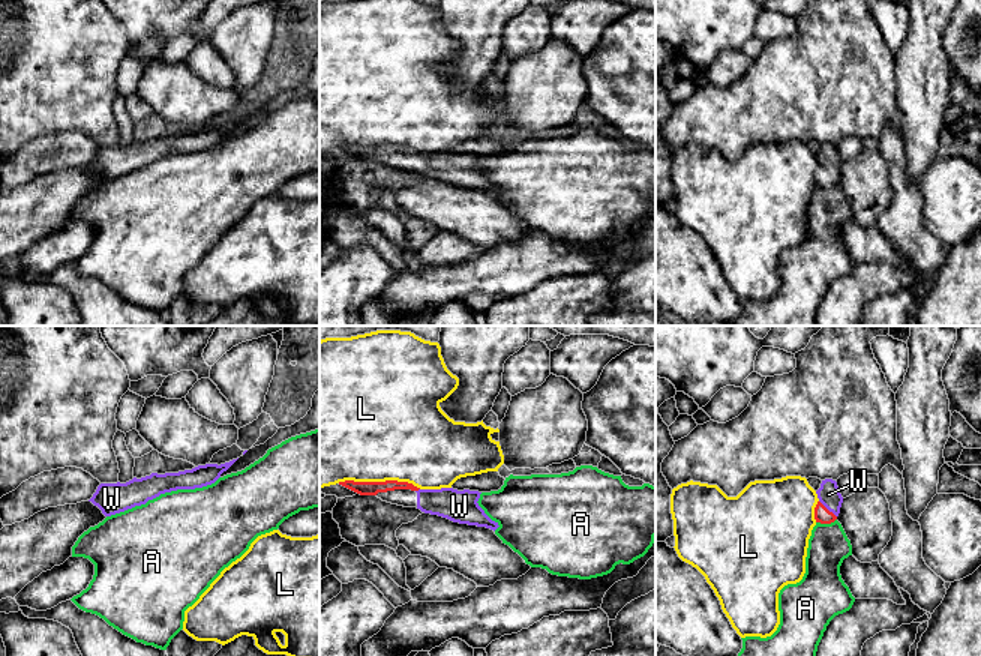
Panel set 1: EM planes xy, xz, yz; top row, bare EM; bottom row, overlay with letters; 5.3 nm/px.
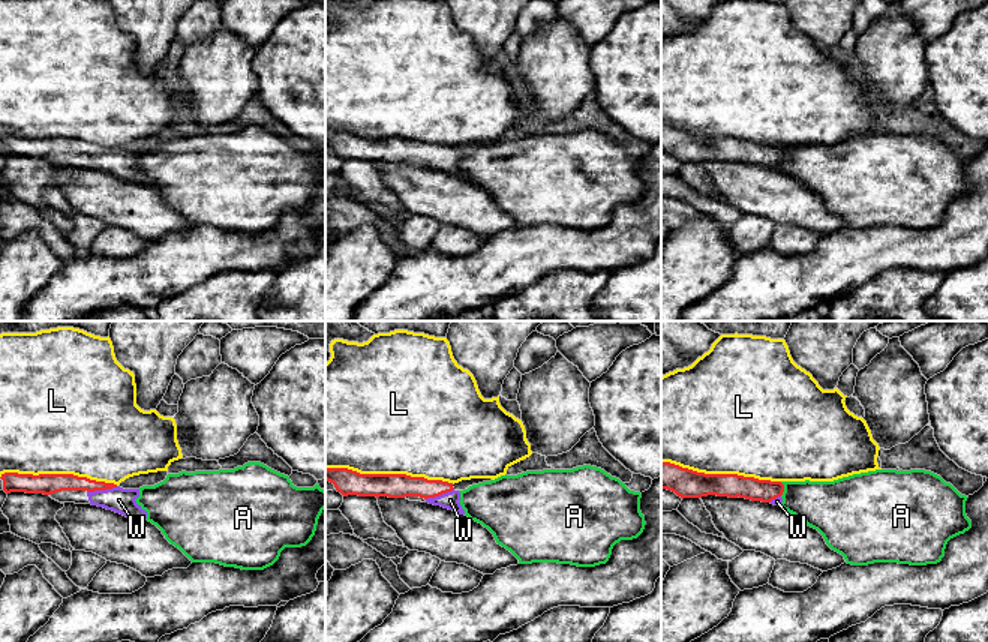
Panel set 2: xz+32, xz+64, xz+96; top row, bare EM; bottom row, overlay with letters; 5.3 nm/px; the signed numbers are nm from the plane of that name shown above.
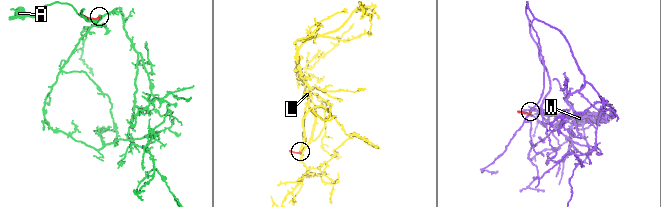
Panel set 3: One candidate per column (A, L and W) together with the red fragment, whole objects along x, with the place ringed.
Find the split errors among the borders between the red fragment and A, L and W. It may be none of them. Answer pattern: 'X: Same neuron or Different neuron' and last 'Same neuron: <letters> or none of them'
A: Different neuron
L: Different neuron
W: Same neuron
Same neuron: W

